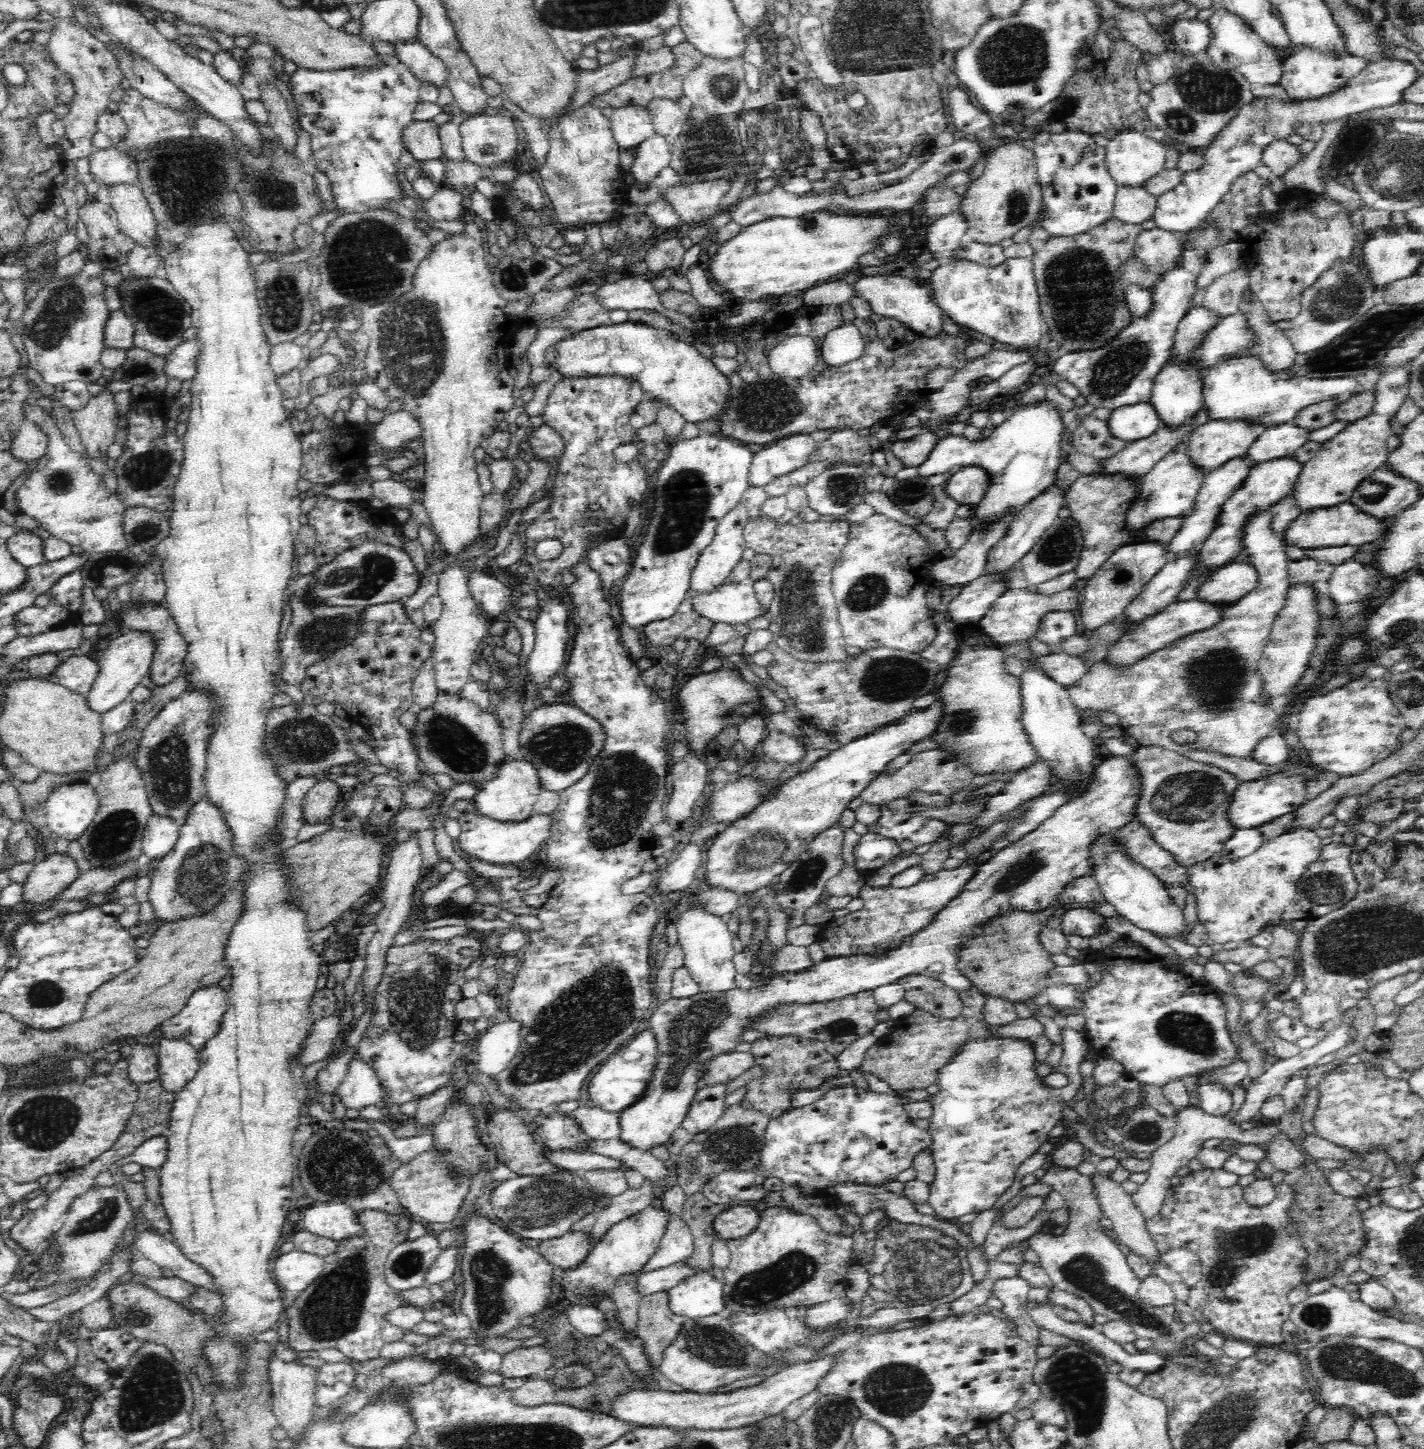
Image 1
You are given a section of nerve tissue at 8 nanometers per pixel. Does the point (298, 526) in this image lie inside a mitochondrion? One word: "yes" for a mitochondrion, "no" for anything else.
no

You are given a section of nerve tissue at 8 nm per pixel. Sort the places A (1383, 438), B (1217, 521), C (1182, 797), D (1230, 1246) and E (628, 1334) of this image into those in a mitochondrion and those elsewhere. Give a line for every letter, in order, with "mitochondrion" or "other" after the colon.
A: other
B: other
C: mitochondrion
D: mitochondrion
E: other

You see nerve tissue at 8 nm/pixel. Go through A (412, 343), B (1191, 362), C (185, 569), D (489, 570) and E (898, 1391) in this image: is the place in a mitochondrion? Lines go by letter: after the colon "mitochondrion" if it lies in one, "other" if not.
A: mitochondrion
B: other
C: other
D: other
E: mitochondrion

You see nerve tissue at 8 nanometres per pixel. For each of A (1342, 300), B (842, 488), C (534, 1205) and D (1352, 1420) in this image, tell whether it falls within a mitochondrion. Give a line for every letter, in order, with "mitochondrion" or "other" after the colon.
A: mitochondrion
B: mitochondrion
C: mitochondrion
D: other

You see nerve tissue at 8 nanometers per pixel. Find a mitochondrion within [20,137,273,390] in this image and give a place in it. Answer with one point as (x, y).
(53, 323)

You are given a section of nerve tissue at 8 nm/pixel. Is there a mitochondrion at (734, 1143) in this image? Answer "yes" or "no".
yes

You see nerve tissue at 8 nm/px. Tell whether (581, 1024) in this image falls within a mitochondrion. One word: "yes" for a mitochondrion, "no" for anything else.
yes

